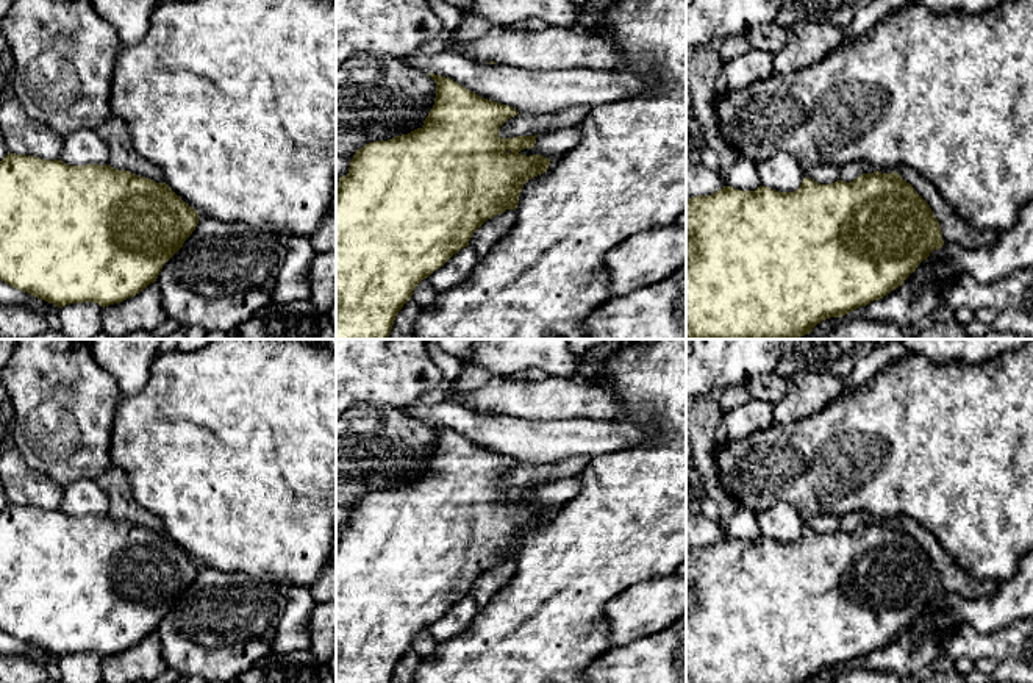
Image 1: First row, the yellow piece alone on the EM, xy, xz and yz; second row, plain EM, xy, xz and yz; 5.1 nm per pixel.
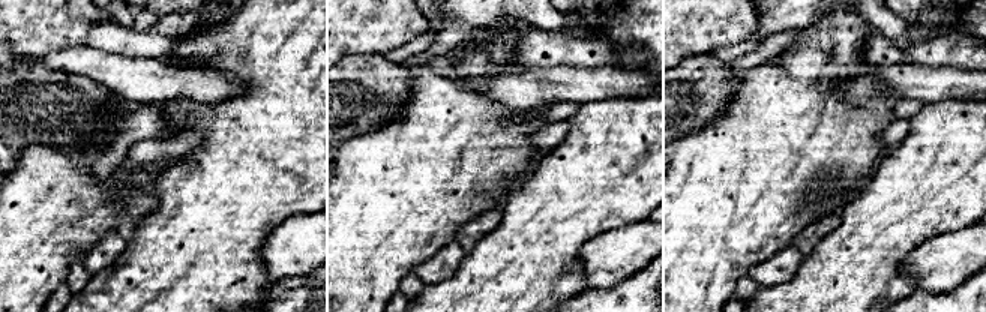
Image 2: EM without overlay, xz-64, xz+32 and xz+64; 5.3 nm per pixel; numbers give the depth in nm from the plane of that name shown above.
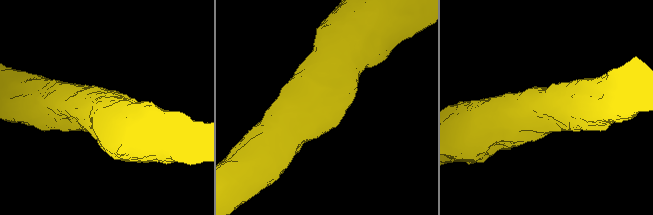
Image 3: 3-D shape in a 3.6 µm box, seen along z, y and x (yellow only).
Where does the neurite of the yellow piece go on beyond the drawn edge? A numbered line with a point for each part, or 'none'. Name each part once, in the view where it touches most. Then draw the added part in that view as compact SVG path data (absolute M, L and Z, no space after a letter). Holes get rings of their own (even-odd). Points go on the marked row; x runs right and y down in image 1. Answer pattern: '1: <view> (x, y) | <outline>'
none

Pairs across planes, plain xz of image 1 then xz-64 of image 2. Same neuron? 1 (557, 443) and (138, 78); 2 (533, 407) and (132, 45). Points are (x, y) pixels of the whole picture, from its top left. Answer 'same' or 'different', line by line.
1: same
2: same

